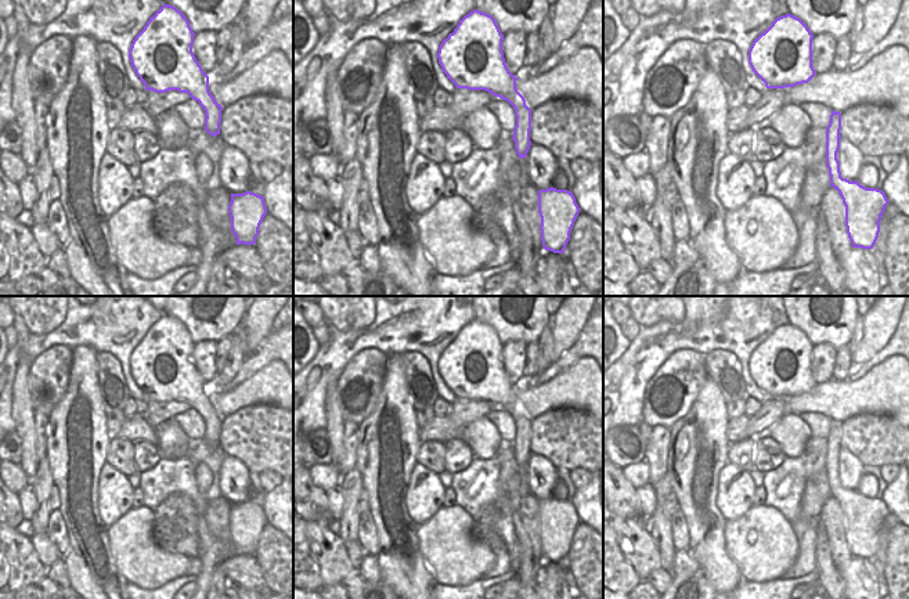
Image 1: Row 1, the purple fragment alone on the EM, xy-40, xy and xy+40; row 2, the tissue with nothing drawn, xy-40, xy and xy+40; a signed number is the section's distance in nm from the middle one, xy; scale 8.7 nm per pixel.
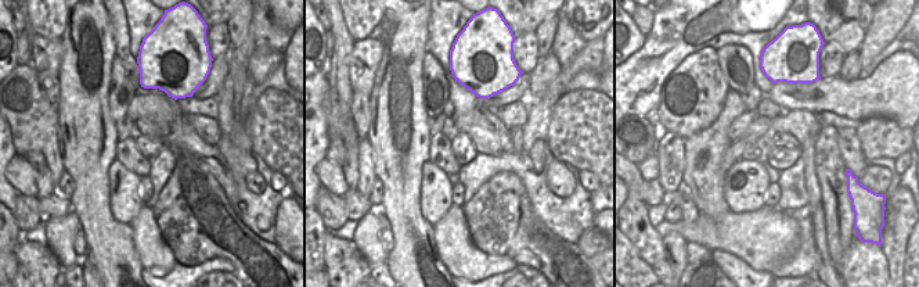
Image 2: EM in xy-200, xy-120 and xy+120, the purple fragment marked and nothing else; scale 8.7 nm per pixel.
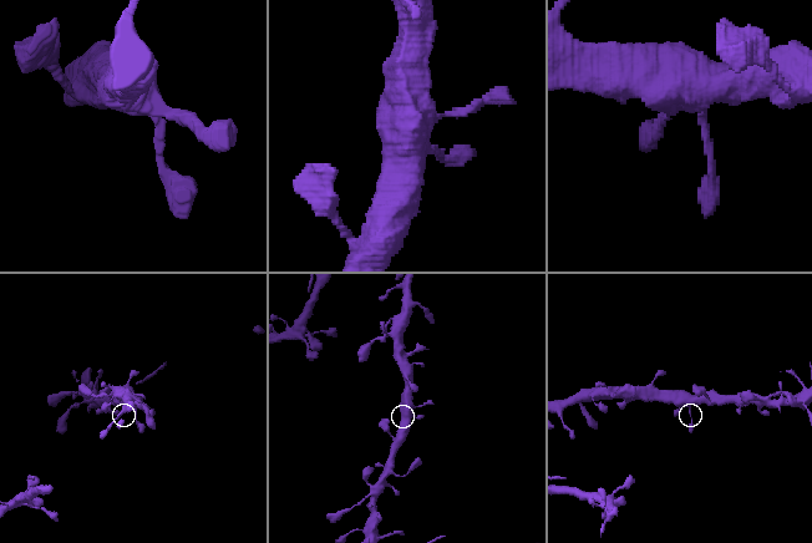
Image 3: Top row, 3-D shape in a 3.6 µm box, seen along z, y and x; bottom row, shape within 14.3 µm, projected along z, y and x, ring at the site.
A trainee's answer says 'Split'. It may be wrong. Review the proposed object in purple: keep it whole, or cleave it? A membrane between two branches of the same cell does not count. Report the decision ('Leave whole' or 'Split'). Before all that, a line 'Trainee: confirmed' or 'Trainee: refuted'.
Trainee: refuted
Leave whole

